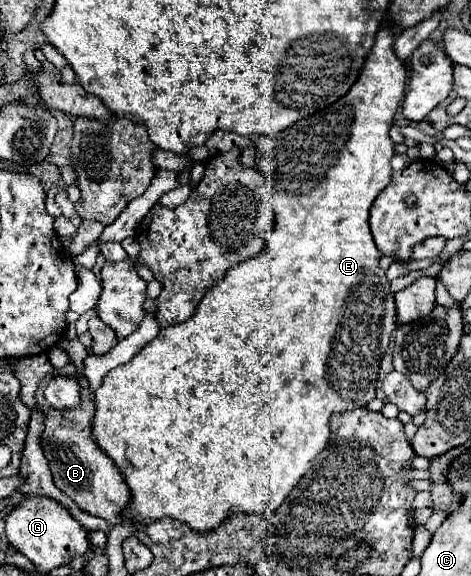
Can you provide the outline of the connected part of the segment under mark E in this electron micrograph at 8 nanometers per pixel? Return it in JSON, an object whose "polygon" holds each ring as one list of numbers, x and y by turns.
{"polygon":[[385,21,383,27,377,31,375,45,369,51,357,81,351,85,349,93,343,95,337,103,329,105,323,111,323,115,309,115,273,137,251,137,253,147,259,153,255,169,261,171,273,187,269,203,275,211,275,225,267,235,267,243,263,247,265,251,233,265,233,269,229,269,225,277,209,289,209,293,205,293,189,321,161,329,159,335,151,343,147,343,129,363,109,371,103,379,103,385,95,391,95,417,91,421,93,437,99,443,99,447,121,469,133,495,123,519,135,519,139,525,145,525,161,517,173,517,187,523,195,531,209,531,219,527,219,523,233,513,271,513,283,503,291,489,297,487,301,477,311,469,313,459,325,449,329,441,329,417,337,411,365,407,371,399,375,399,379,363,397,327,395,299,389,289,387,275,379,267,381,253,369,229,369,209,377,195,391,183,393,169,389,161,395,155,395,143,391,141,389,129,393,125,393,115,405,95,407,81,405,63,399,61,399,57,393,51,395,37,395,27,389,21]]}

